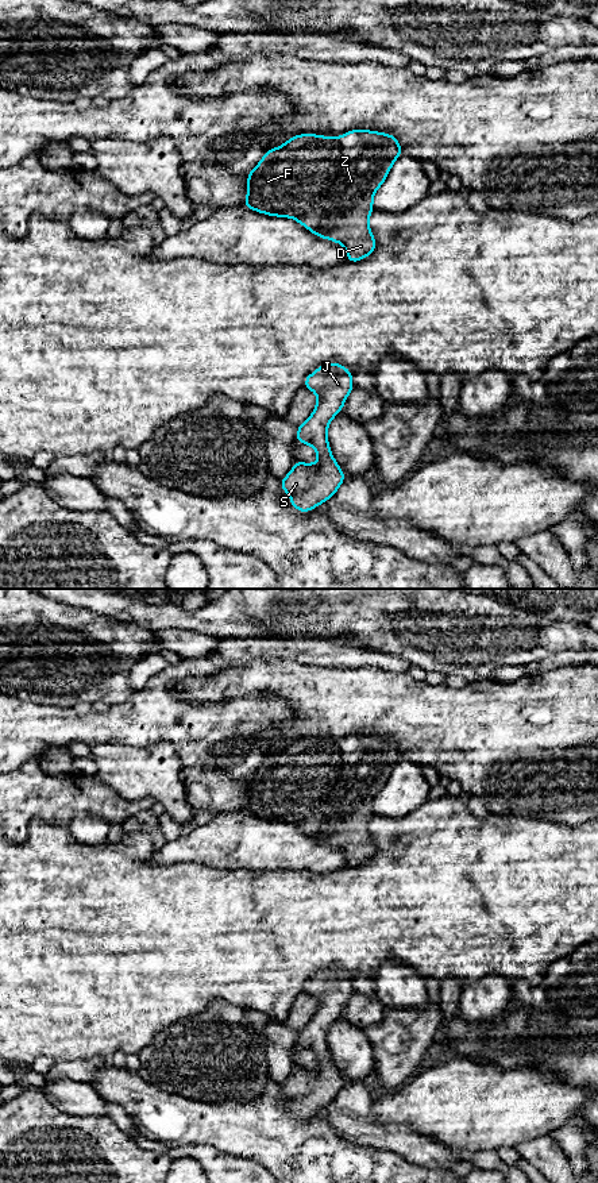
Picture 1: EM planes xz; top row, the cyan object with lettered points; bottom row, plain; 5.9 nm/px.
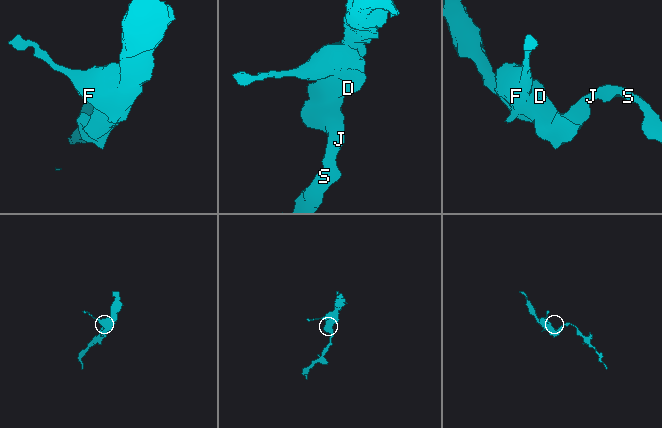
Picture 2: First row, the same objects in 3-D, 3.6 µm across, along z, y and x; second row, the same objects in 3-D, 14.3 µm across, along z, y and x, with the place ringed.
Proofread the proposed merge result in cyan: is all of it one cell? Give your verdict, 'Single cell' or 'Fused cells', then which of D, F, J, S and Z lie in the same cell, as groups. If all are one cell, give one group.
Fused cells. Groups: D J S Z / F

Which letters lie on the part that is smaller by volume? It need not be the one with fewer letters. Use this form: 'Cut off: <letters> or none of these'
Cut off: F

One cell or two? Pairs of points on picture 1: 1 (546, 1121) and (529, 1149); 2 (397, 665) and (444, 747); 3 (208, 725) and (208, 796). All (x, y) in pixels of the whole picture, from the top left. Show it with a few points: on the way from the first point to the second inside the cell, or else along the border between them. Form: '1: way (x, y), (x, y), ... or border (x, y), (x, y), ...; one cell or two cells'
1: border (550, 1133), (523, 1140), (516, 1148); two cells
2: border (370, 666), (406, 671); two cells
3: border (185, 766), (220, 769), (238, 779); two cells

